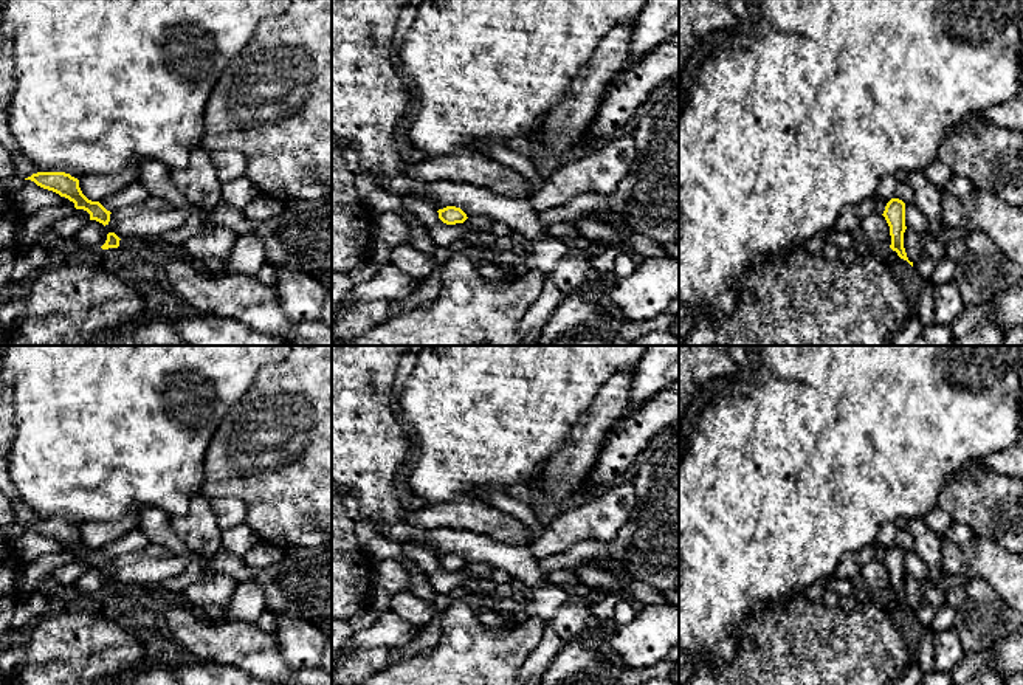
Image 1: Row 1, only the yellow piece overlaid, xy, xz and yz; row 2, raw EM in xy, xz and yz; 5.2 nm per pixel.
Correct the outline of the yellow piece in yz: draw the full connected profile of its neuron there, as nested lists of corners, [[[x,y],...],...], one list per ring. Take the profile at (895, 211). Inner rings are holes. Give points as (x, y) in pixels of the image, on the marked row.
[[[891,198],[882,214],[890,226],[891,245],[890,248],[897,253],[897,256],[907,260],[911,267],[913,262],[908,260],[904,248],[904,232],[905,226],[905,203],[899,198]]]

